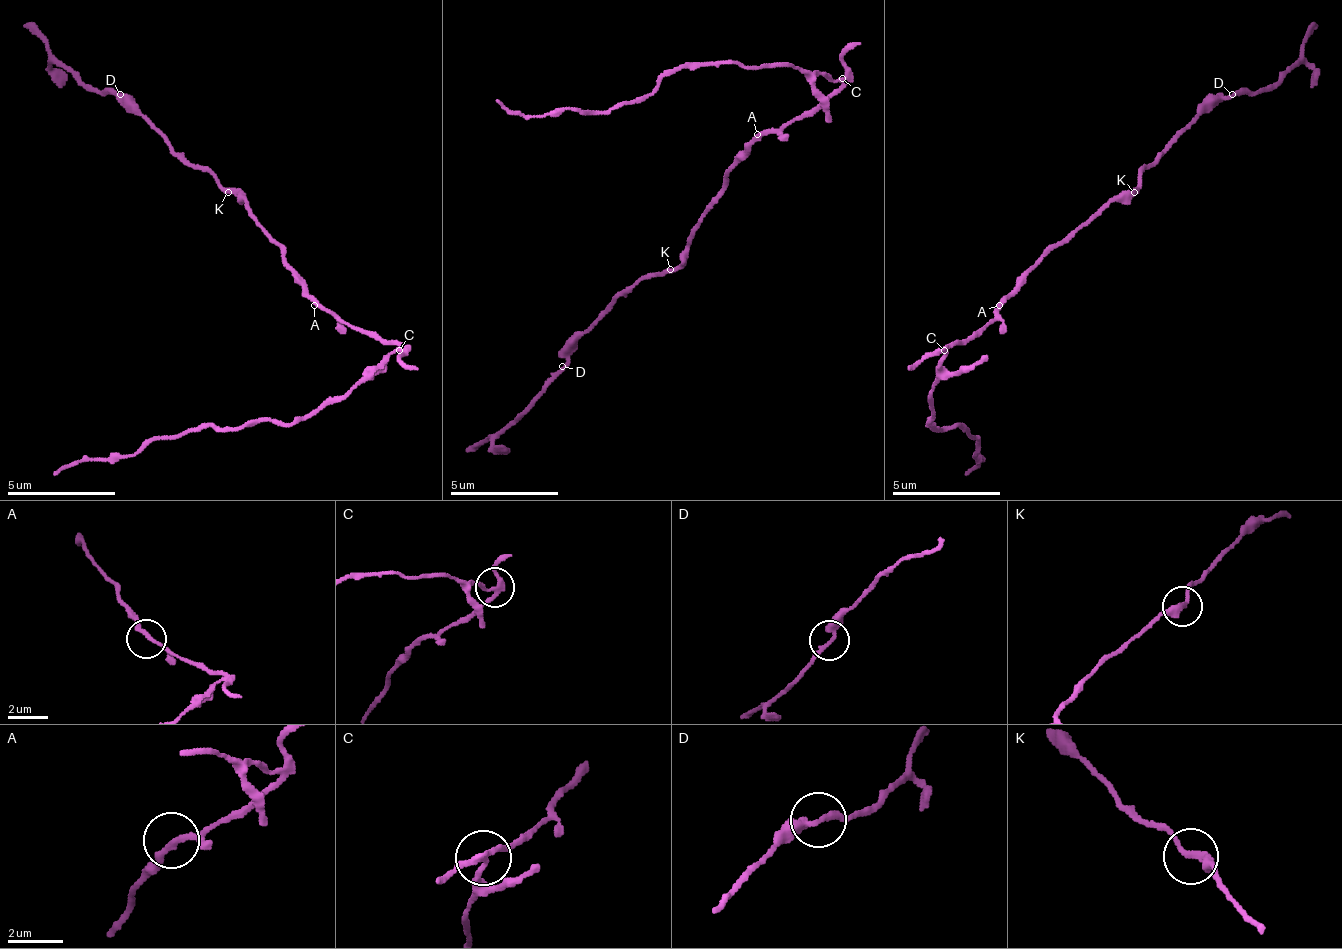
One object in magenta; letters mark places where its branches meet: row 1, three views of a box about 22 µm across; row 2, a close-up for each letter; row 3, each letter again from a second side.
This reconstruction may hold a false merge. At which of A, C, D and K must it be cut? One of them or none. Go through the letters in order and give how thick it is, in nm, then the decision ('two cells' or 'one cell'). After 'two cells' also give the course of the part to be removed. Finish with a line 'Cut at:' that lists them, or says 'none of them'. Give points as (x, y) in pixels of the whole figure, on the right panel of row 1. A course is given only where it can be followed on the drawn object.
A: 200 nm | one cell
C: 200 nm | two cells | (945, 349), (929, 397), (929, 424), (929, 419), (978, 440), (972, 457), (983, 462), (967, 473)
D: 240 nm | one cell
K: 240 nm | one cell
Cut at: C

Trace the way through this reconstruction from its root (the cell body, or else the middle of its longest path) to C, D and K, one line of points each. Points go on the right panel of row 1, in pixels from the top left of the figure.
C: (1005, 300), (978, 332), (967, 338), (956, 338), (945, 349)
D: (1005, 300), (1059, 246), (1091, 224), (1113, 203), (1123, 203), (1156, 159), (1210, 105), (1232, 94)
K: (1005, 300), (1059, 246), (1064, 246), (1086, 224), (1091, 224), (1113, 203), (1123, 203), (1134, 192)

